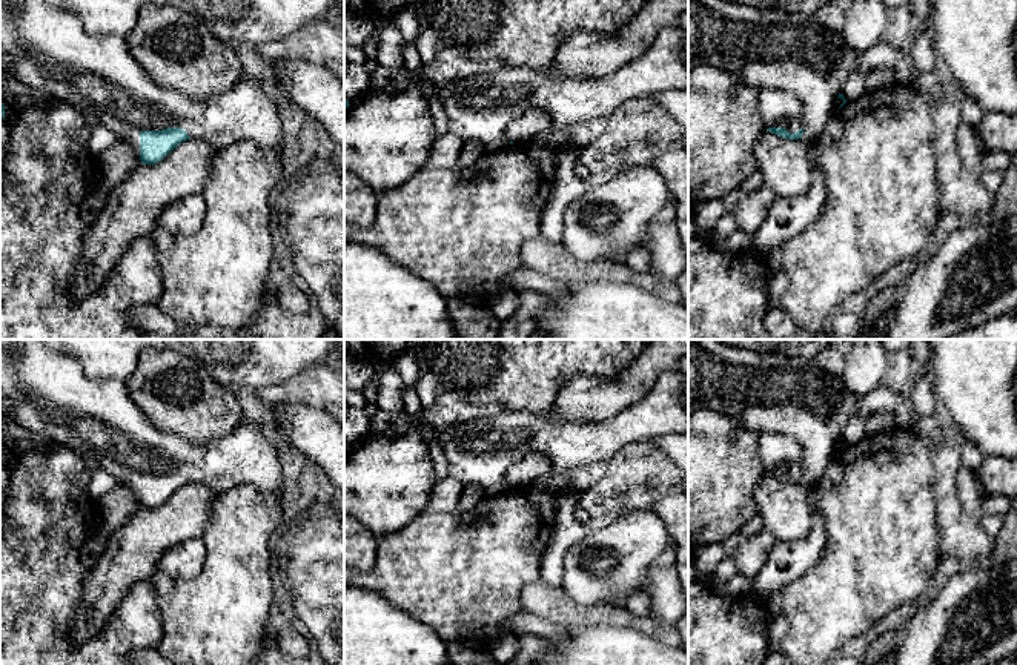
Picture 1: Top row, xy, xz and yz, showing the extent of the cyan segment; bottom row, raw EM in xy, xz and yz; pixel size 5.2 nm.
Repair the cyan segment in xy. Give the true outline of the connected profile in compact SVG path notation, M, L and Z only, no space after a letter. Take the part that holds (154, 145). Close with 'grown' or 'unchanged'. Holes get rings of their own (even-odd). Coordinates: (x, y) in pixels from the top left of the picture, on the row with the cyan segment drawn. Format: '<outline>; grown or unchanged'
M0 0L0 52L11 58L11 75L20 83L51 94L81 112L95 114L100 124L132 144L143 164L161 161L189 138L204 138L217 147L238 140L250 140L264 152L281 151L284 146L281 106L264 89L261 80L240 78L230 91L206 100L195 100L161 88L129 54L126 38L117 35L92 37L84 31L77 15L51 6L45 0Z; grown

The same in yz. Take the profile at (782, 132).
M765 88L759 91L757 103L767 131L782 138L802 138L803 106L793 92Z; grown

